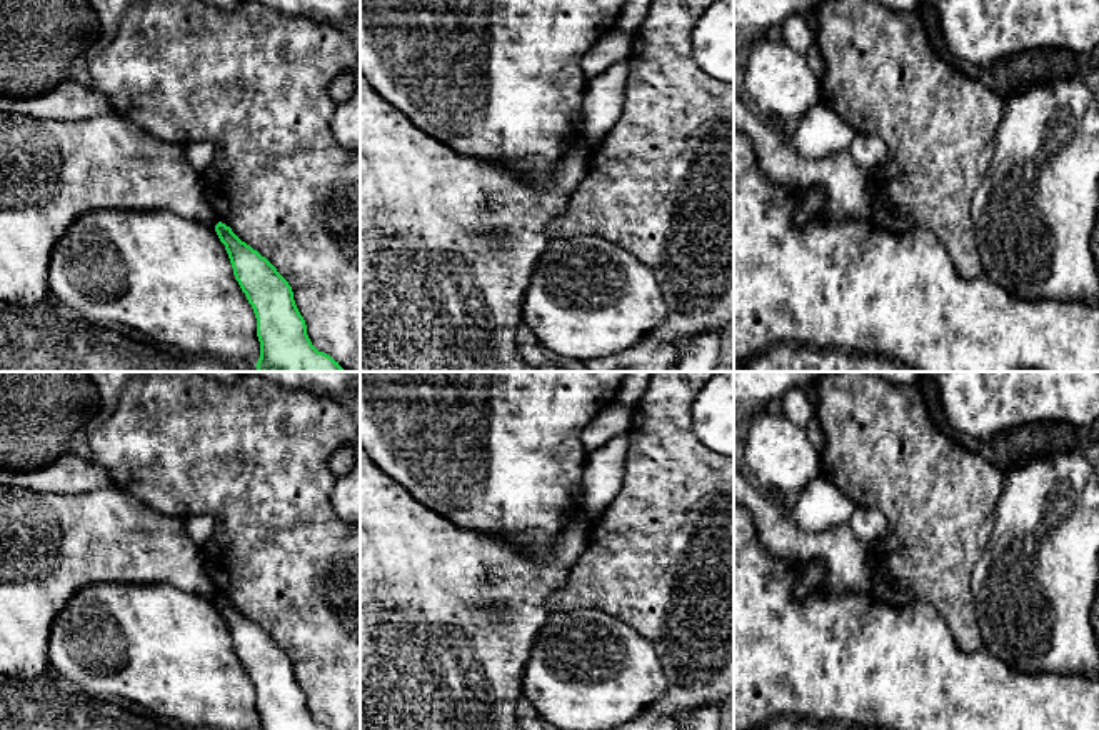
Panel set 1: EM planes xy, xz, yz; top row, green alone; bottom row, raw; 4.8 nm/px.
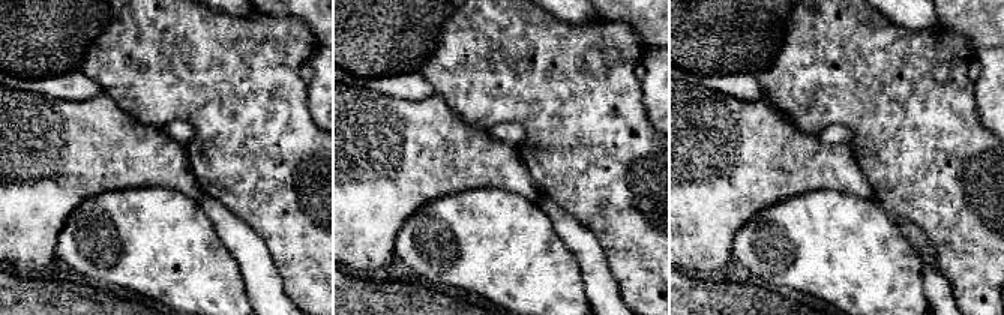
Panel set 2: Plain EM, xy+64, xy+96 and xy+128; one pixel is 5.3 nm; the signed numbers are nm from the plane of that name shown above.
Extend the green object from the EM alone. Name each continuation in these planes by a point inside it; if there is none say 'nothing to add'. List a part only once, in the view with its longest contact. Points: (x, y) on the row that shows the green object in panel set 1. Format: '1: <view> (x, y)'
nothing to add

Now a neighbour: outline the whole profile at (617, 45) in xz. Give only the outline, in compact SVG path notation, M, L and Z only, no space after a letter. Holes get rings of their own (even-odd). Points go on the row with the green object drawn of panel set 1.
M612 28L612 32L600 38L582 58L585 78L590 80L604 73L614 63L627 60L637 43L637 35Z

